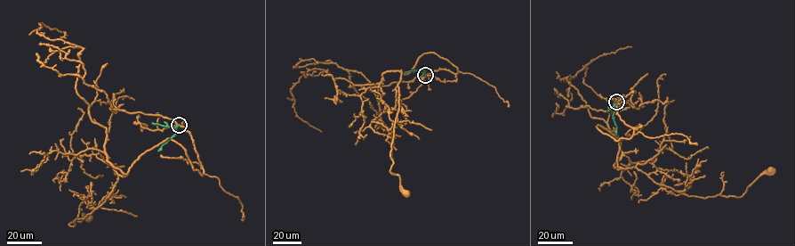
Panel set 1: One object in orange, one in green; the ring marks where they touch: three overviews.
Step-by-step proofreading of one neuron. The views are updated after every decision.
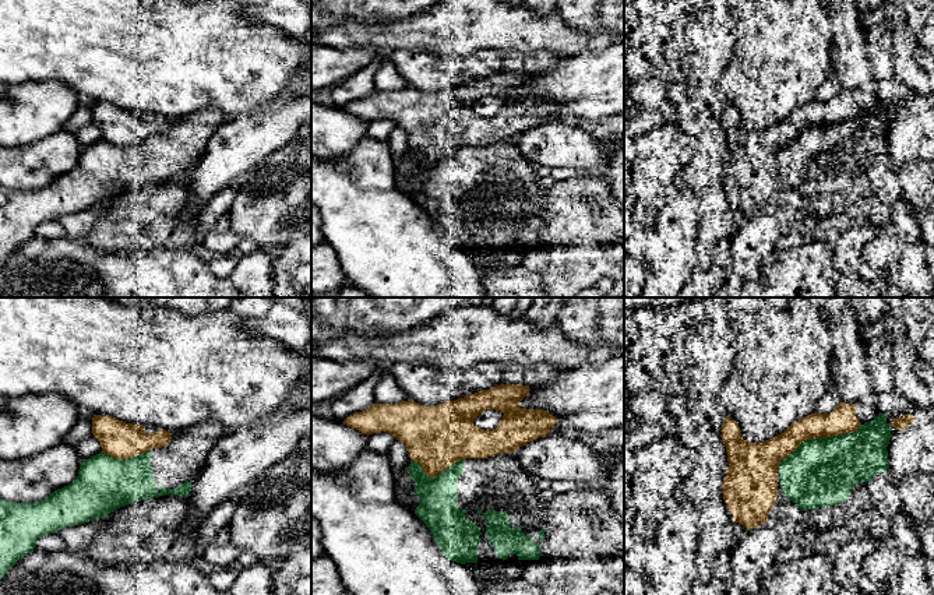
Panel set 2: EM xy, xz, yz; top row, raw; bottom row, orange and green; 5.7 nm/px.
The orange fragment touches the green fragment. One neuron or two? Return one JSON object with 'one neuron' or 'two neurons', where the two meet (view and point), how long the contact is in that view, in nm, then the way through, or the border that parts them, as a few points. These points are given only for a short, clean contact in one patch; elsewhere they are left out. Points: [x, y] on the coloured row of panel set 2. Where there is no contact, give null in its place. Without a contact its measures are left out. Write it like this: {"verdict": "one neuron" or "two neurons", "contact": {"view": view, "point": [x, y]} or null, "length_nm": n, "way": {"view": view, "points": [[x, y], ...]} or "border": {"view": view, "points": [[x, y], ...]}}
{"verdict": "two neurons", "contact": {"view": "yz", "point": [817, 437]}, "length_nm": 550}

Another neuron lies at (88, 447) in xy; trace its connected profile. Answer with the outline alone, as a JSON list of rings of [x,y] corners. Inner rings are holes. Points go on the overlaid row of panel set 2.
[[[91,434],[89,437],[81,440],[78,443],[75,450],[80,457],[80,461],[82,462],[82,461],[99,454],[102,451],[102,446],[98,441],[98,439],[94,434]]]

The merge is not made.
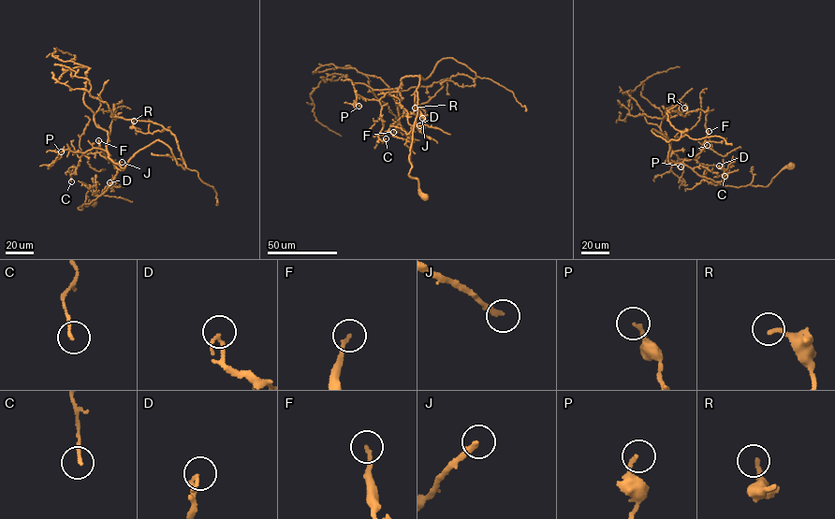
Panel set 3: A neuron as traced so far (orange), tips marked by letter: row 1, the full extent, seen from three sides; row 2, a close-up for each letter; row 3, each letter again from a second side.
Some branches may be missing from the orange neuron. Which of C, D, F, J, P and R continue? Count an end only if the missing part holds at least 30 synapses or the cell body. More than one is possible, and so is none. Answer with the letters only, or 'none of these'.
J

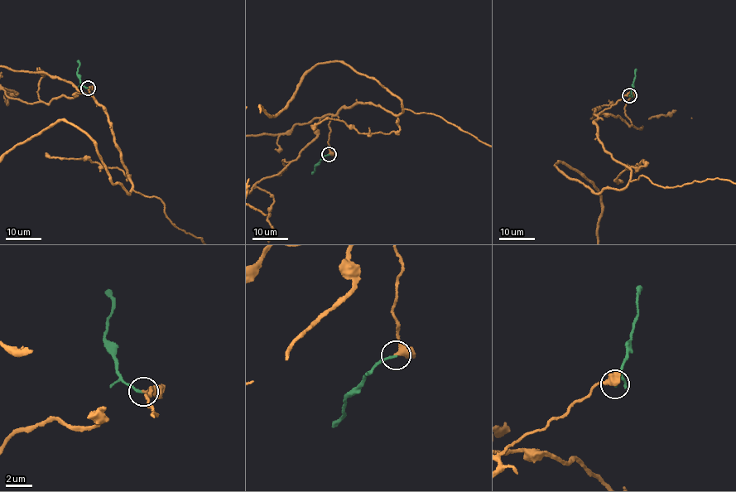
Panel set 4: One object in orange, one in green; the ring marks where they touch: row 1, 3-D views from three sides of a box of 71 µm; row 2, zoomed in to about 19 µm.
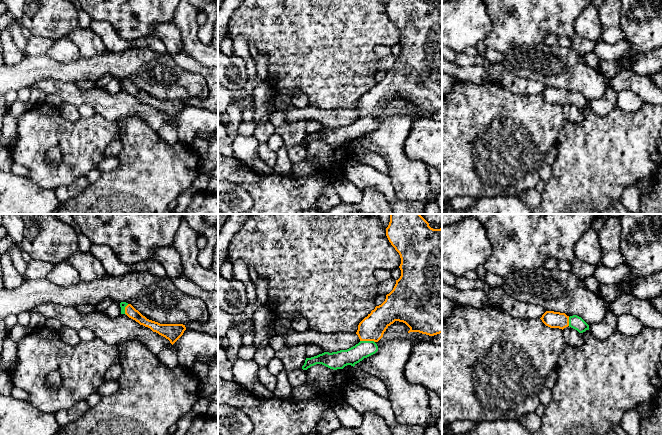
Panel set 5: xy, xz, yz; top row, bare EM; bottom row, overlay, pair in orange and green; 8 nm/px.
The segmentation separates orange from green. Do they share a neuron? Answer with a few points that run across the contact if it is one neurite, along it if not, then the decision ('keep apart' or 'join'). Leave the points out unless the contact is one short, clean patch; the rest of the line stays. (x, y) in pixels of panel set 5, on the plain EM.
line xz (371, 104), (367, 116), (367, 122), (364, 125); join

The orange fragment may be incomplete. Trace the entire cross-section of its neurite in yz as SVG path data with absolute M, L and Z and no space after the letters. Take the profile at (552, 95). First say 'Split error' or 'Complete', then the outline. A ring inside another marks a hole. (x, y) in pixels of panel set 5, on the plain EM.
Split error. M546 87L540 95L550 104L559 104L563 106L569 102L579 109L589 106L589 101L577 91L569 93L565 89Z

